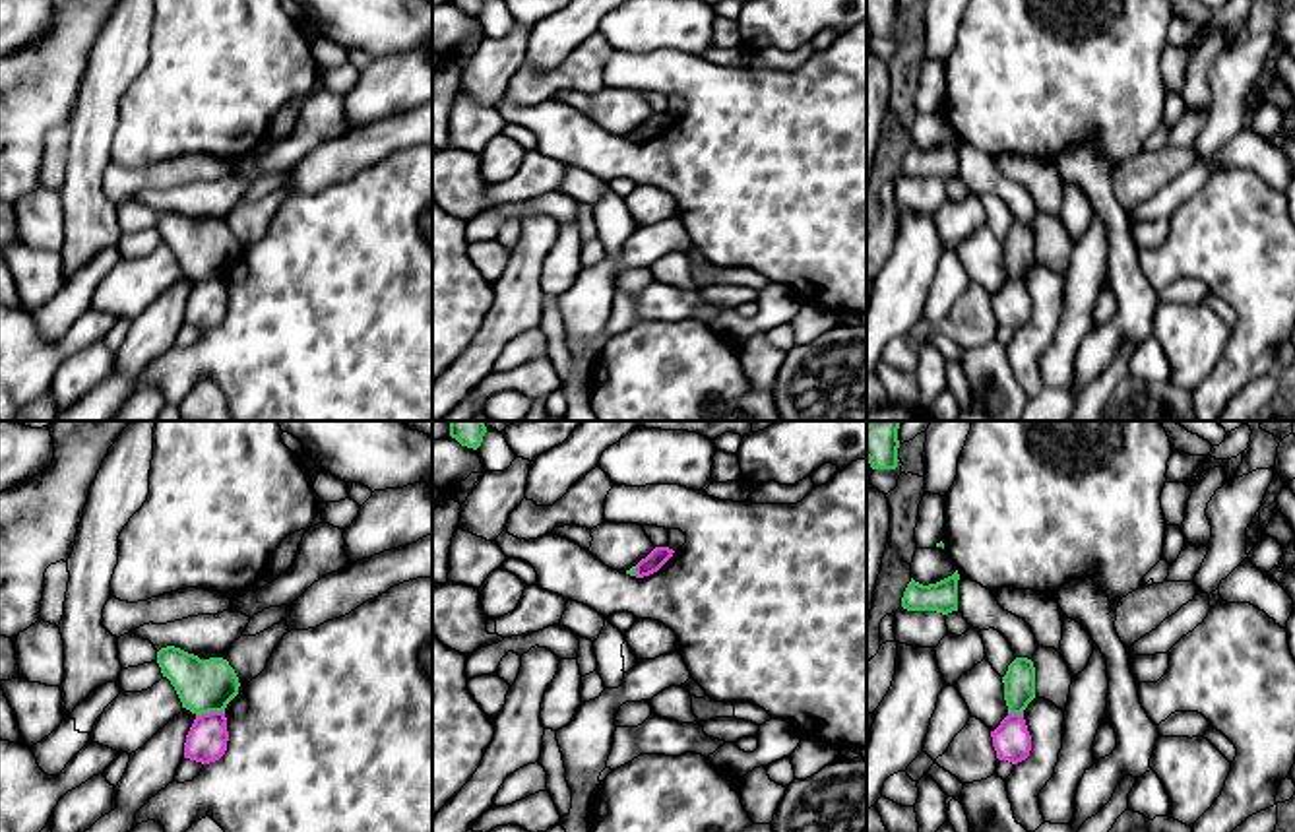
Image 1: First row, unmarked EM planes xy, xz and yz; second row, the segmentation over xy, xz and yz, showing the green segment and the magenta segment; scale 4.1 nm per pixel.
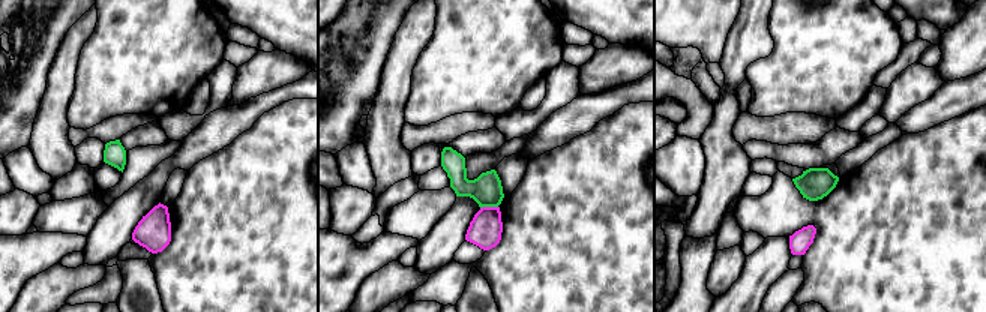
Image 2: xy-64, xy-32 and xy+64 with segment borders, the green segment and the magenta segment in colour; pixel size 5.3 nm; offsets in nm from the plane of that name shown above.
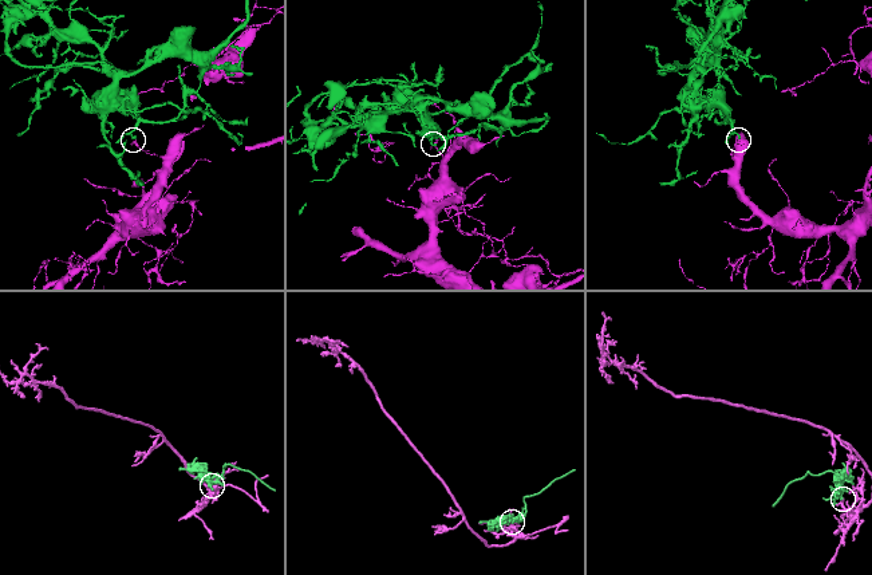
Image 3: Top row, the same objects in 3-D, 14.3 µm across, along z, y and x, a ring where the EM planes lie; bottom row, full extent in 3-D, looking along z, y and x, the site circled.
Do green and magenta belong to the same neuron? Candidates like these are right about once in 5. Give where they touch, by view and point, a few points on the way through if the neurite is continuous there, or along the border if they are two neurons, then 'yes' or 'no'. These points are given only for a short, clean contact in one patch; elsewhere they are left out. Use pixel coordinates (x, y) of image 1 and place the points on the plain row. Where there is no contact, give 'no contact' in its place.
contact xy (210, 276); border xy (223, 276), (196, 282); no

